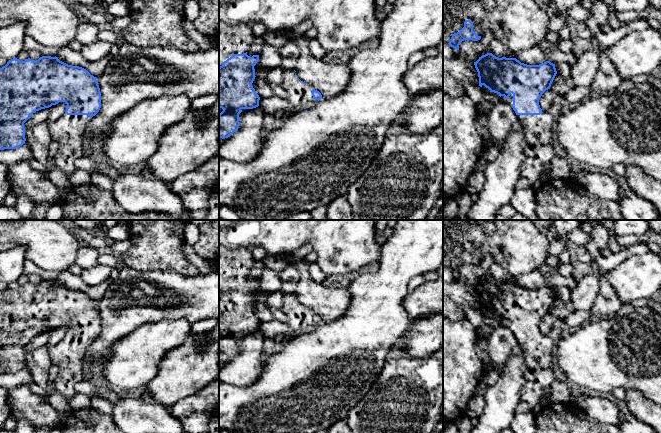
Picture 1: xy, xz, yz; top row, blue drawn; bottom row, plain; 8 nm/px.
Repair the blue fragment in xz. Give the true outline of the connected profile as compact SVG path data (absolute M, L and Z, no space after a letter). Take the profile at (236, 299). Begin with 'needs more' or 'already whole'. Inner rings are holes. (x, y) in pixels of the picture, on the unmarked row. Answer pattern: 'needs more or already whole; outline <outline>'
needs more; outline M219 246L219 332L223 333L219 338L219 363L228 362L238 354L239 338L243 333L253 333L259 330L260 321L252 310L256 301L254 290L259 285L259 279L252 281L247 279L247 275L256 262L249 248L229 249Z

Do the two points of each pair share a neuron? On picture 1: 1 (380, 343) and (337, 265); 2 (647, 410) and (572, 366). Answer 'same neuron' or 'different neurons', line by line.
1: different neurons
2: different neurons

